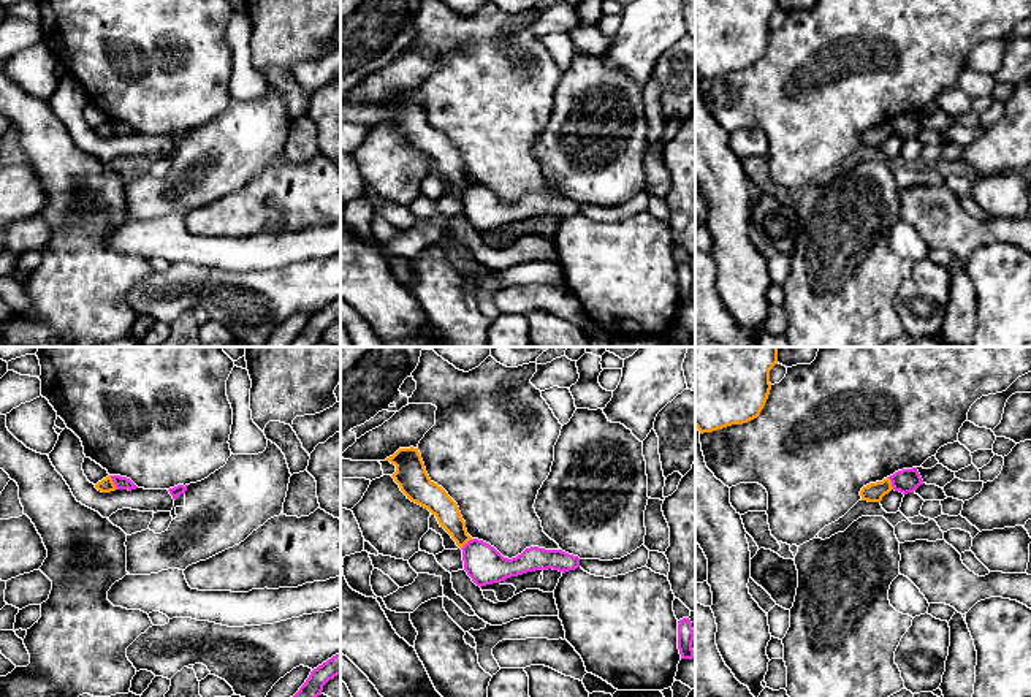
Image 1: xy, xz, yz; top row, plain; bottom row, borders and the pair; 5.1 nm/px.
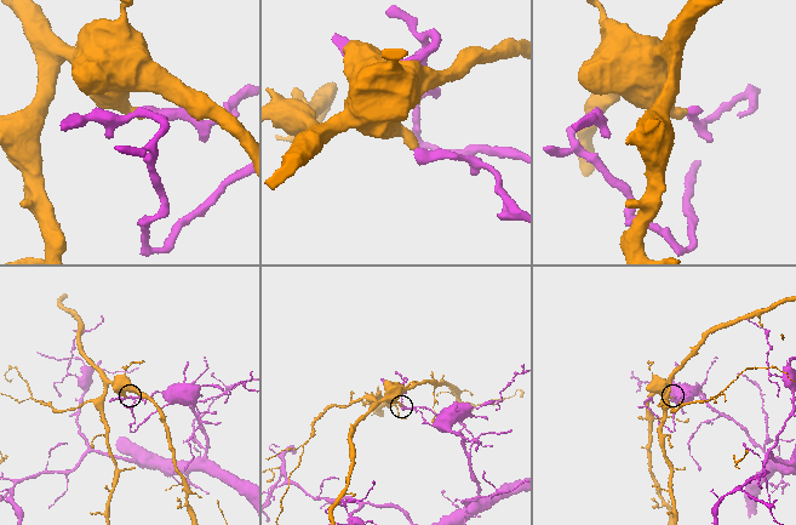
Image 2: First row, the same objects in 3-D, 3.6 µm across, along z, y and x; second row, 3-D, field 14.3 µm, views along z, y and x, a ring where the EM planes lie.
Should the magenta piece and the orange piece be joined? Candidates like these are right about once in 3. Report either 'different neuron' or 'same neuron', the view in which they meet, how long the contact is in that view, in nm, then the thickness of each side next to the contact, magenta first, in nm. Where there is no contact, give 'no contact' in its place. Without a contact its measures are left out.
different neuron | xy | 80 nm | 60/80 nm

